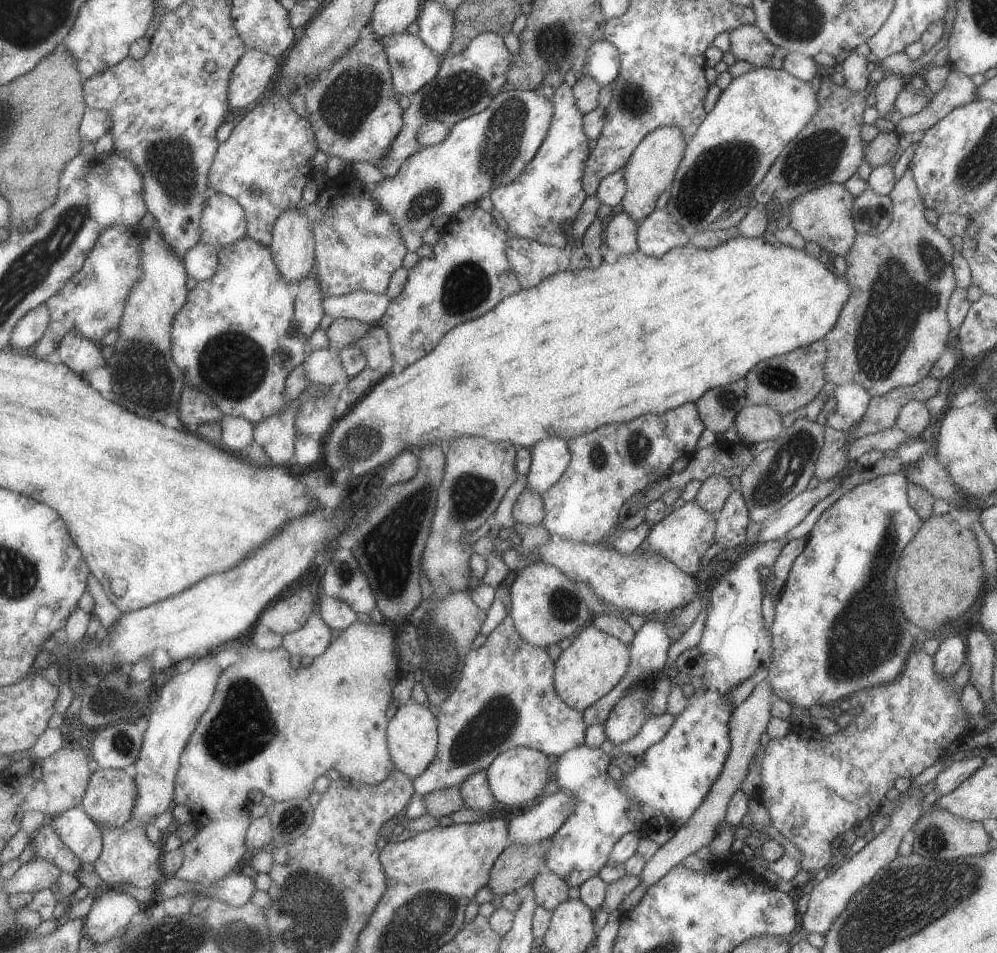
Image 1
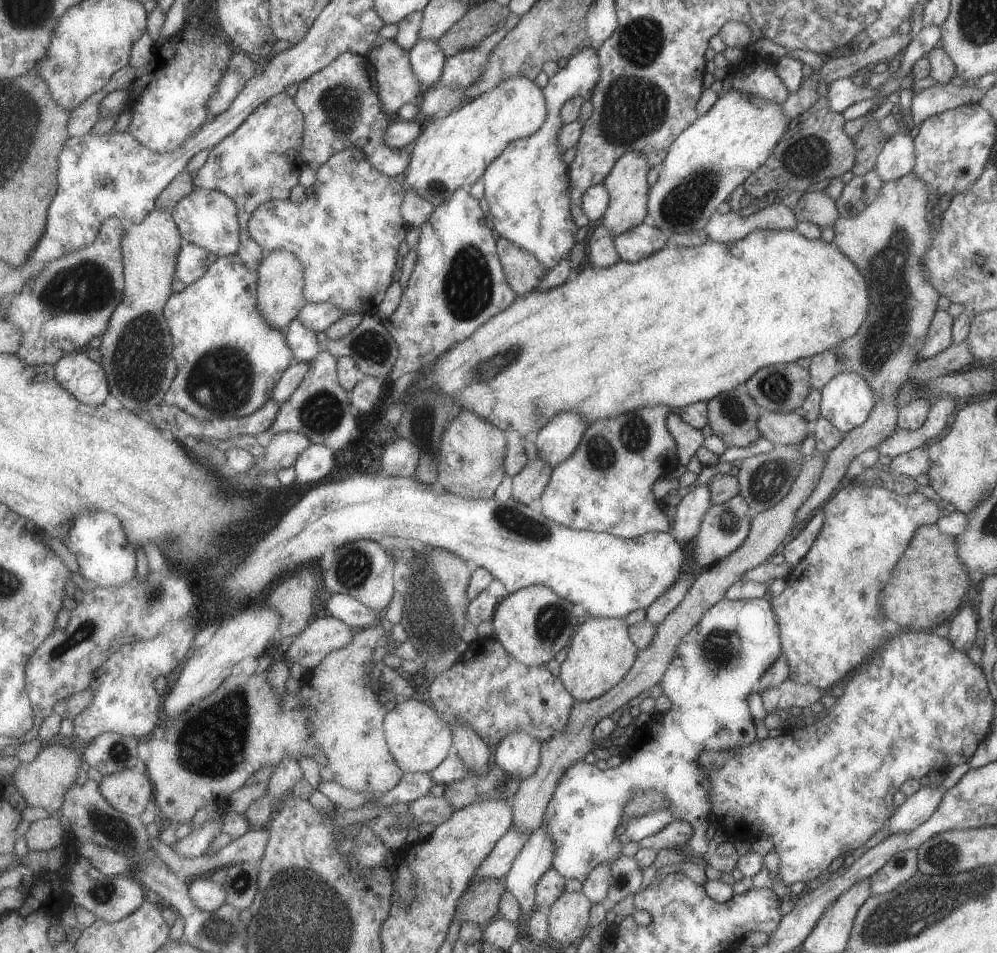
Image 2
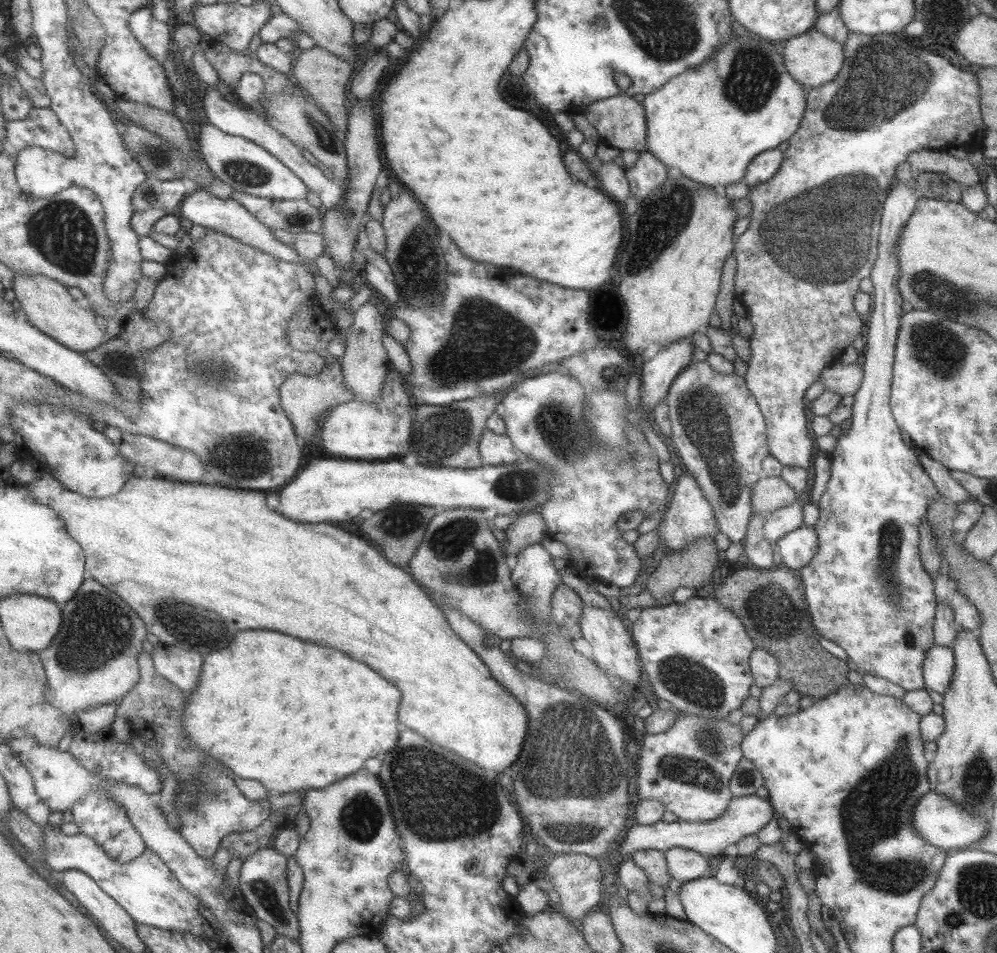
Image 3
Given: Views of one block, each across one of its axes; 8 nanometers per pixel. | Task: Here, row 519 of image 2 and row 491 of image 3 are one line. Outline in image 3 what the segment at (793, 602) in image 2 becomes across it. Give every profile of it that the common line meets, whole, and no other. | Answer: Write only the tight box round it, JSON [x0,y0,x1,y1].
[799,181,942,691]

